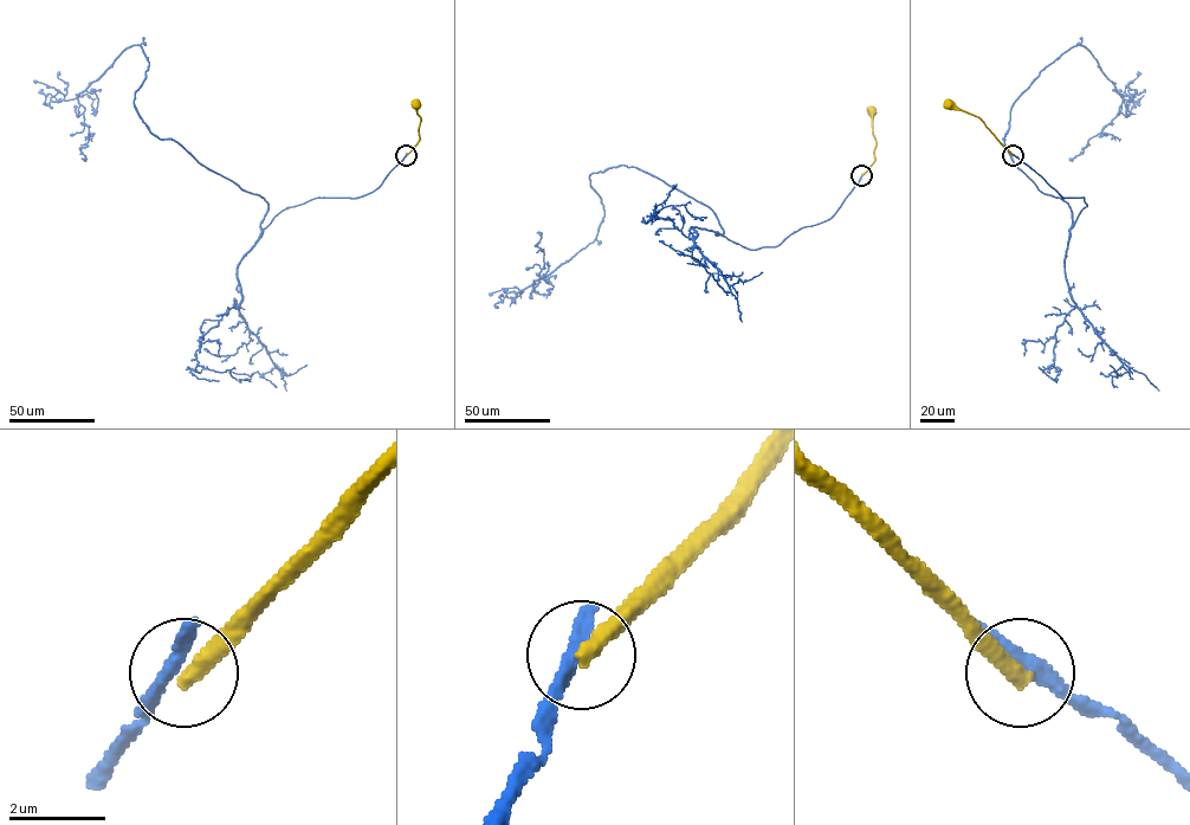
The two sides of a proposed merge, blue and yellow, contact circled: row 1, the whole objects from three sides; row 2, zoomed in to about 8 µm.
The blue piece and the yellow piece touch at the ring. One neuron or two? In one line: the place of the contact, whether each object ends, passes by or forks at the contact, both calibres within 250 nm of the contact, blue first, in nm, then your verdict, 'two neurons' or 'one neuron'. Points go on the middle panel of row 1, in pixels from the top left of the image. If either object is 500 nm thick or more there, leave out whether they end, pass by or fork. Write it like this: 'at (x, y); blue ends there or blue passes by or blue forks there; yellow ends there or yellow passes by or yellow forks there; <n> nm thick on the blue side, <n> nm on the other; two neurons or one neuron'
at (861, 175); blue passes by; yellow ends there; 280 nm thick on the blue side, 380 nm on the other; two neurons

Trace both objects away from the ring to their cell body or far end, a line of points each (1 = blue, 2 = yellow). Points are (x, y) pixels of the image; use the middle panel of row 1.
1: (861, 175), (777, 246), (716, 234), (709, 207), (619, 165), (589, 176), (594, 240), (532, 285), (537, 232)
2: (861, 175), (874, 161), (875, 141), (871, 110)

